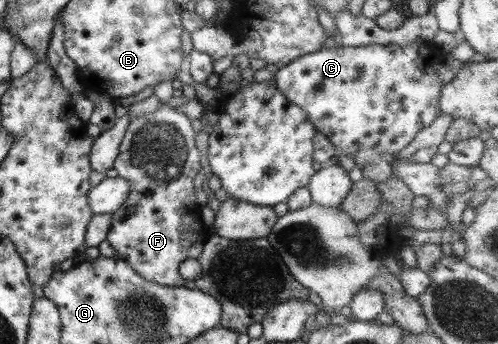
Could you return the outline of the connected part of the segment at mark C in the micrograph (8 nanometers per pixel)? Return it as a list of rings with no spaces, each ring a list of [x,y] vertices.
[[[412,41],[411,43],[403,44],[404,46],[369,44],[370,46],[360,47],[338,47],[338,48],[320,48],[317,52],[304,54],[292,60],[289,64],[285,64],[282,68],[275,70],[272,74],[272,81],[278,92],[285,96],[292,104],[295,104],[309,118],[316,133],[324,135],[329,143],[333,146],[335,154],[343,152],[350,158],[361,149],[371,148],[375,150],[382,159],[388,163],[392,162],[394,153],[400,152],[410,141],[416,136],[419,130],[427,127],[439,115],[439,96],[441,95],[442,83],[440,76],[436,75],[436,69],[440,68],[440,64],[444,61],[444,54],[432,42],[427,41]]]

